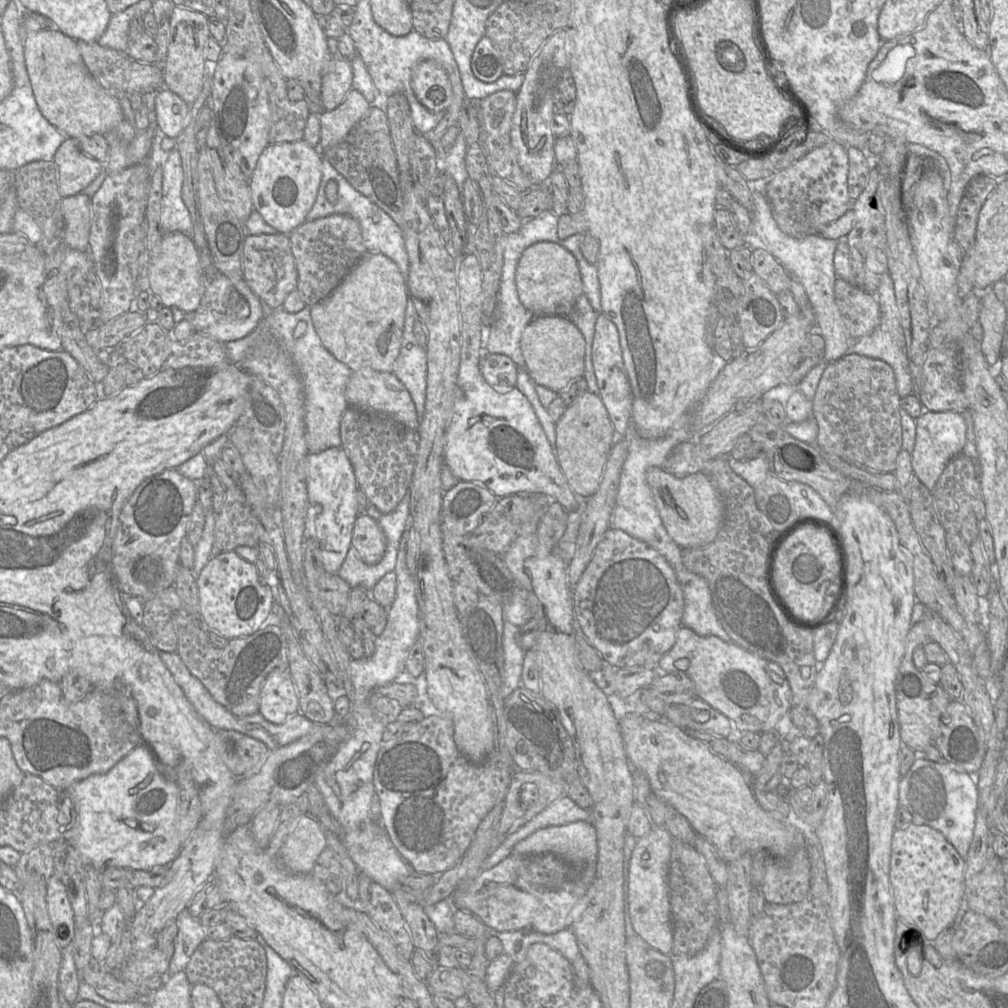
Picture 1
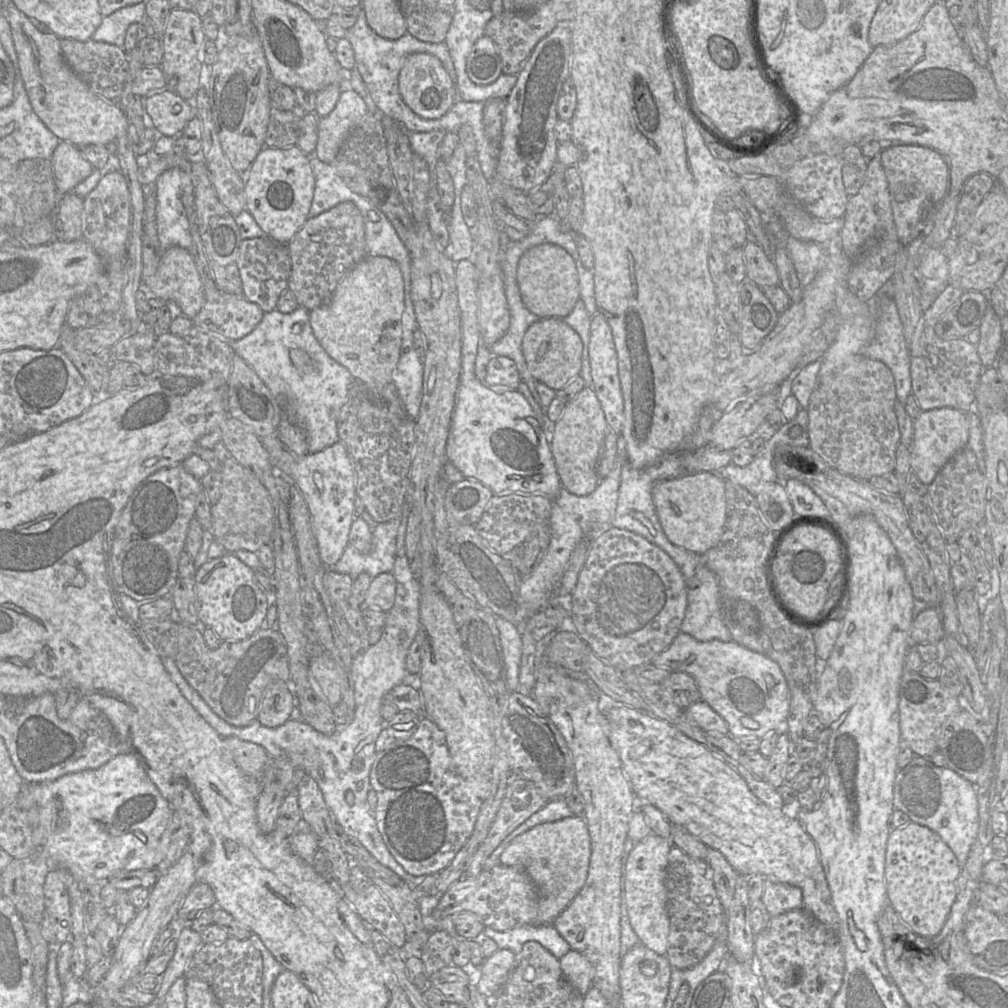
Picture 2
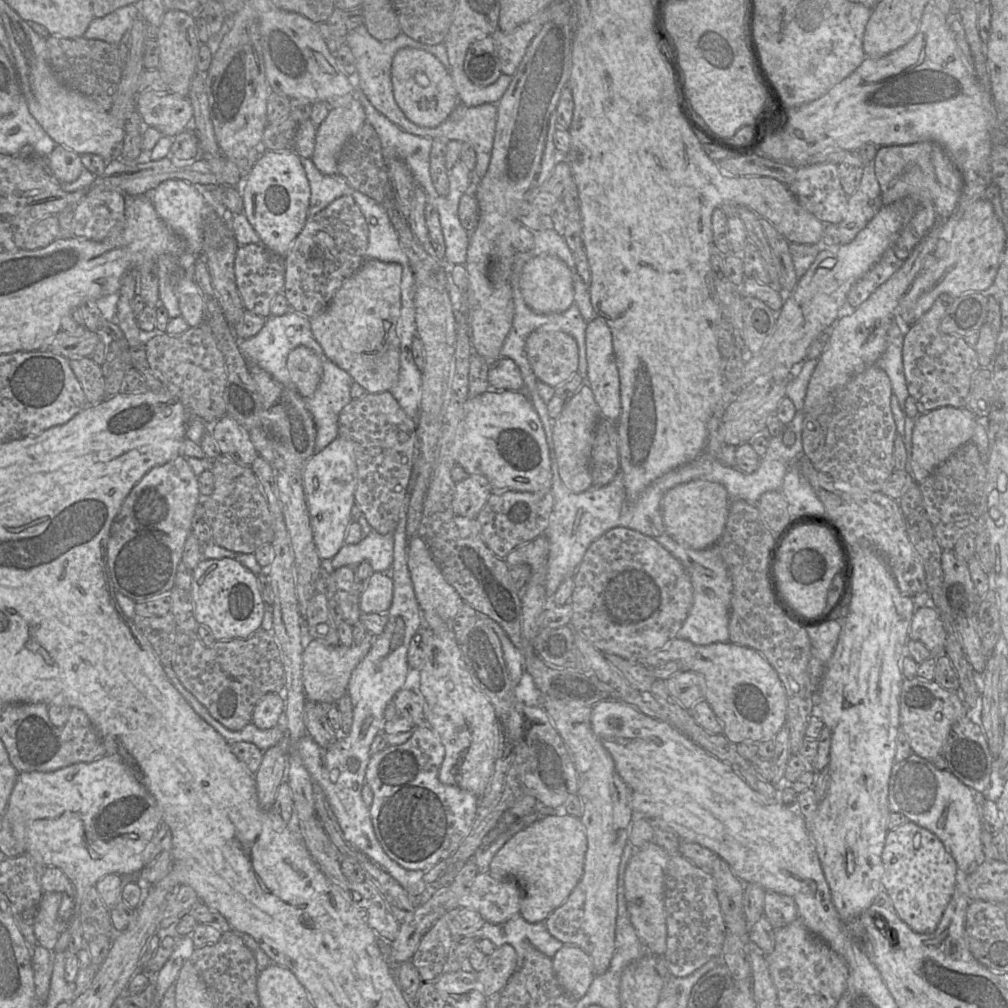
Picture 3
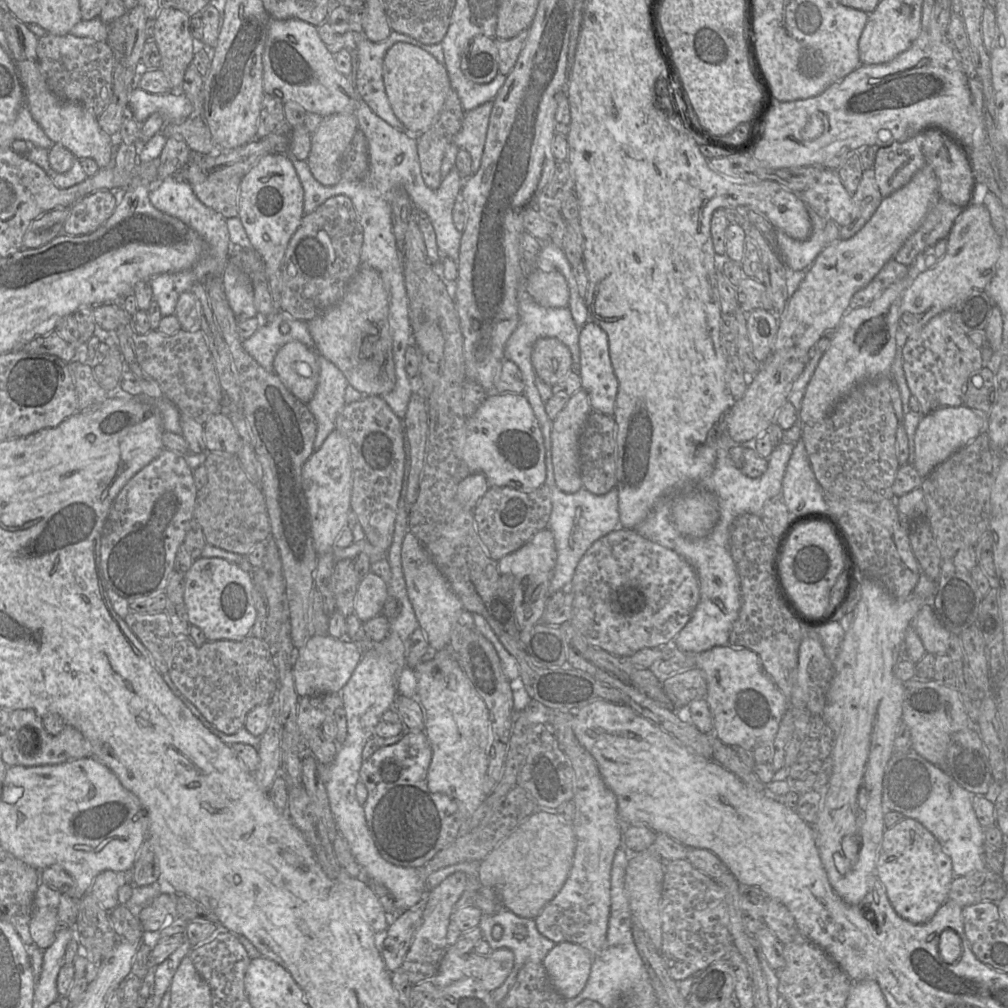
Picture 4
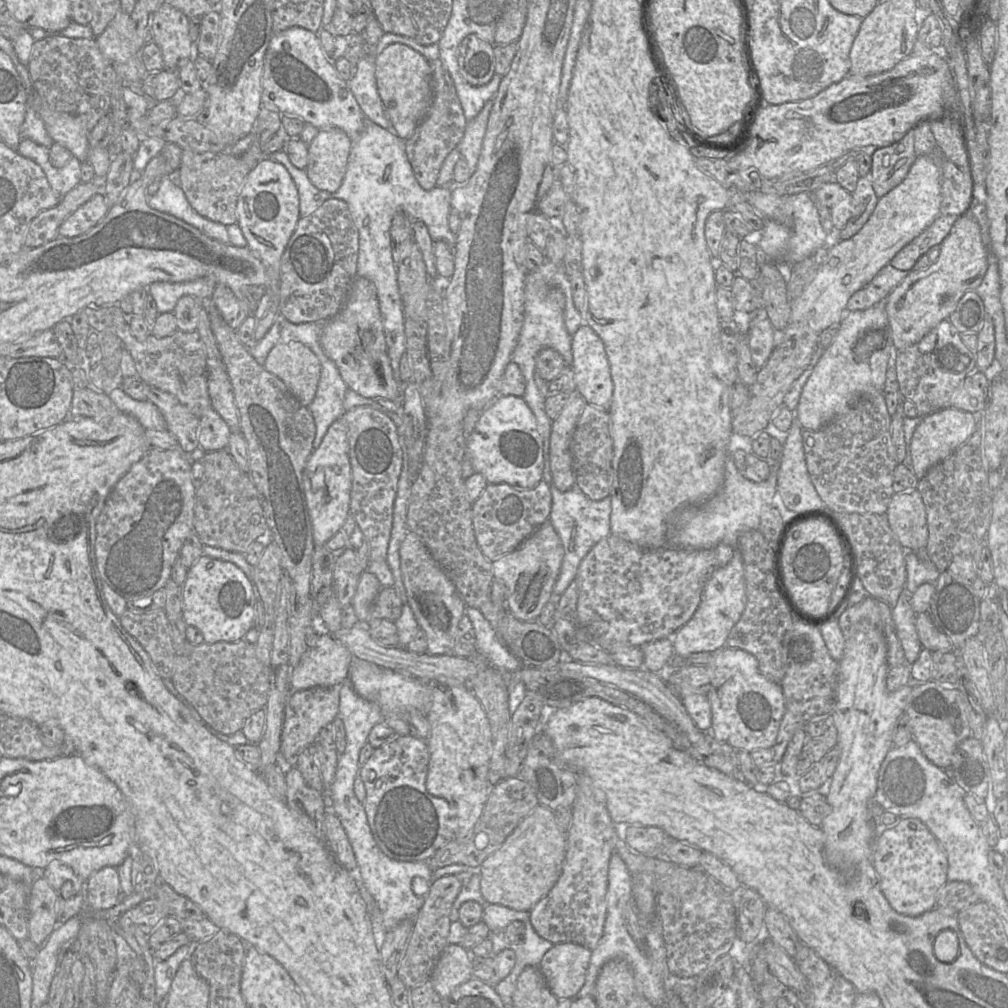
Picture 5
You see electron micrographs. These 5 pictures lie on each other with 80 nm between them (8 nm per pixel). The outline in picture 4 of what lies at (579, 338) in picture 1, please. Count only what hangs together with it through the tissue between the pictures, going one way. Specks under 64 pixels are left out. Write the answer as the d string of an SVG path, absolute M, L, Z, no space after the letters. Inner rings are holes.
M539 338L532 349L531 362L535 374L552 386L571 371L572 357L569 348L557 338Z

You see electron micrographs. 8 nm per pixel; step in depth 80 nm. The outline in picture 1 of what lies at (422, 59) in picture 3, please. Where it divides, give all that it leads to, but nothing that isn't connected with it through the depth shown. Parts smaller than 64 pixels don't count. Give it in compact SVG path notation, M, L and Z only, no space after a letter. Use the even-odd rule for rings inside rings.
M421 60L413 66L411 87L417 100L433 113L447 110L452 102L449 77L434 60Z

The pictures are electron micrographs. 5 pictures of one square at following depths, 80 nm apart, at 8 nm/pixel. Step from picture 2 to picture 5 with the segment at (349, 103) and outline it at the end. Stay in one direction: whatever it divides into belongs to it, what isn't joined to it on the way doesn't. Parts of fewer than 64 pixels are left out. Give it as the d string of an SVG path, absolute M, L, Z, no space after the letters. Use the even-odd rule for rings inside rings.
M339 128L320 129L309 145L306 172L319 190L335 192L346 174L351 138Z

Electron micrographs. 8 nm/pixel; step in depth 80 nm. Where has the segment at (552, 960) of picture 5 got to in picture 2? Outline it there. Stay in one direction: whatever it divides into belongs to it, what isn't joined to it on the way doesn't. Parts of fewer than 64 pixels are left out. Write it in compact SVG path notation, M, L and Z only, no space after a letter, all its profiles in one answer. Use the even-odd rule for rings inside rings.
M569 950L560 959L560 966L567 981L582 995L593 985L593 965L579 951Z

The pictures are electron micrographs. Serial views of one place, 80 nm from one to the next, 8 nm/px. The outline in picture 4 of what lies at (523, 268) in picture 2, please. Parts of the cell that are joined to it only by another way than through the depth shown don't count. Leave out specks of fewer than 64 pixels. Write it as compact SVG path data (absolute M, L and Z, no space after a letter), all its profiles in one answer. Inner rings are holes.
M533 270L527 277L526 289L541 306L550 308L568 306L567 281L558 270Z

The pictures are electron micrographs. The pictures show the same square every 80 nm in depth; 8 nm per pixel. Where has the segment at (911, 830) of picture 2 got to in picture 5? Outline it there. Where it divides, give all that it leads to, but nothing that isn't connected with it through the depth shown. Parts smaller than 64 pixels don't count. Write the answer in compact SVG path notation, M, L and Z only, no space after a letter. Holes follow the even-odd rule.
M901 817L898 823L886 827L875 841L872 862L880 880L881 890L890 906L906 916L917 917L934 909L940 889L948 882L947 855L929 828L918 818Z

